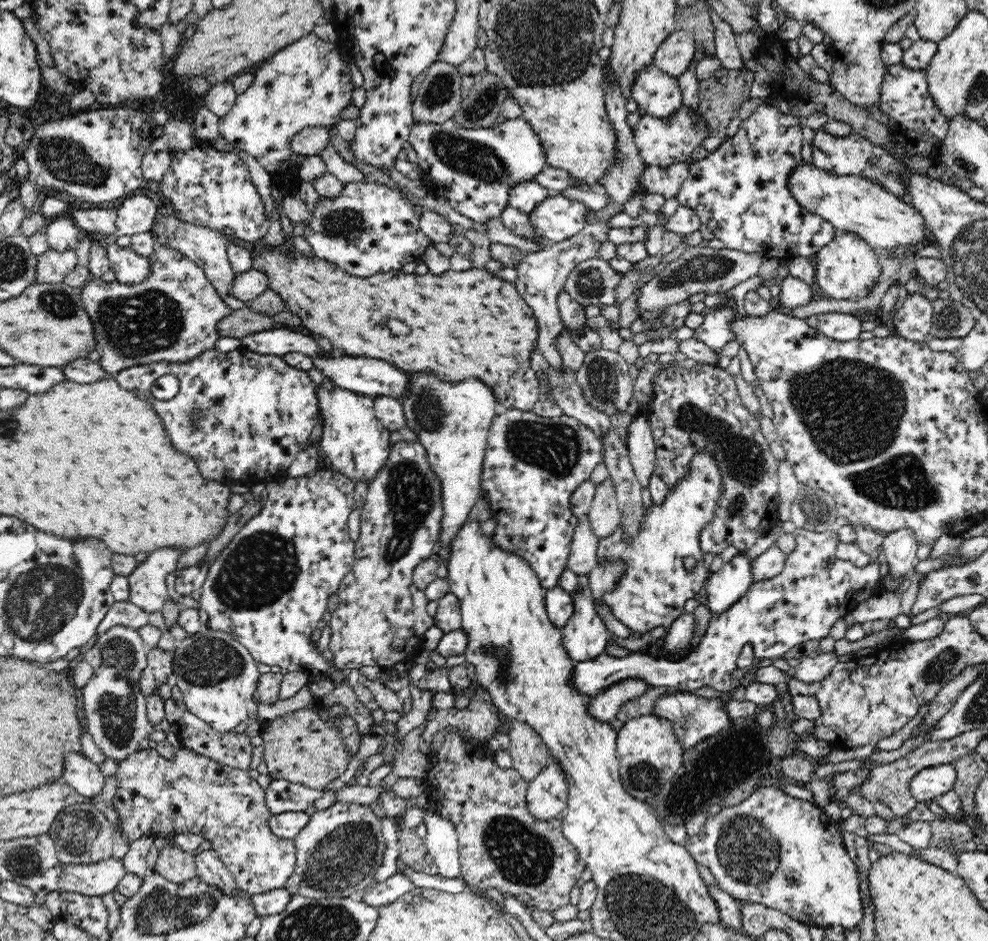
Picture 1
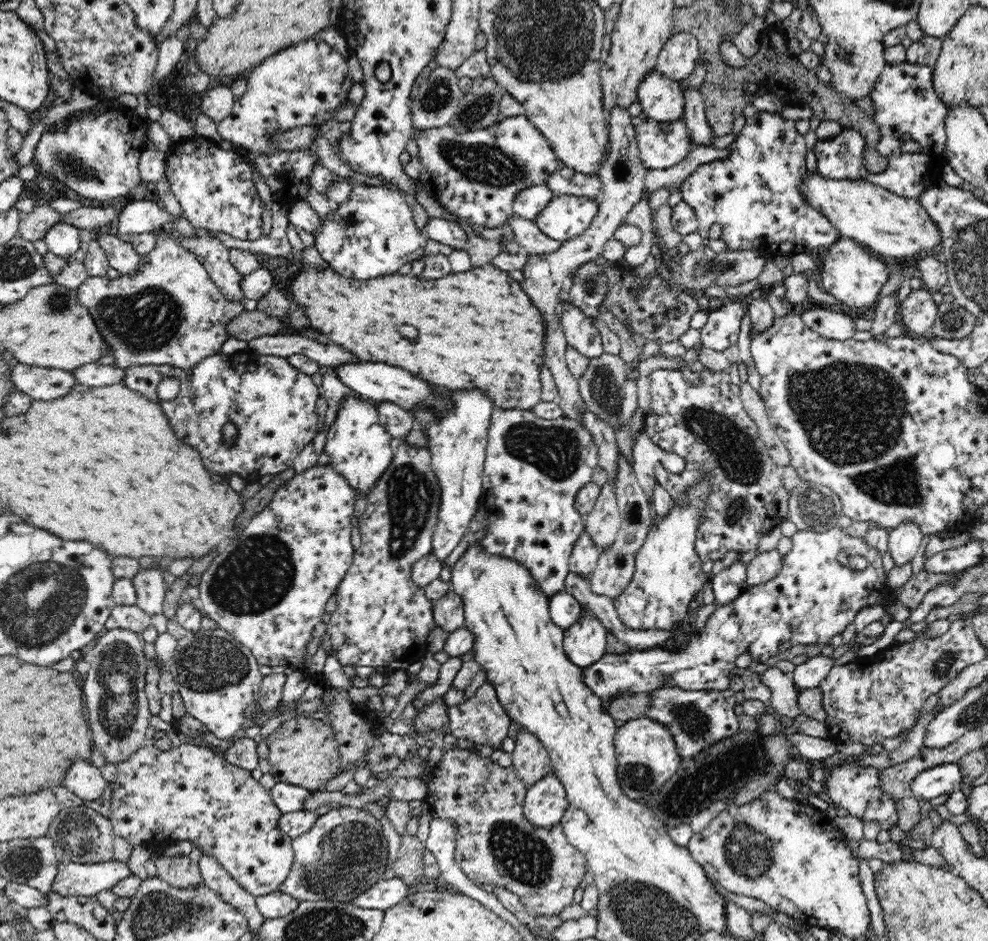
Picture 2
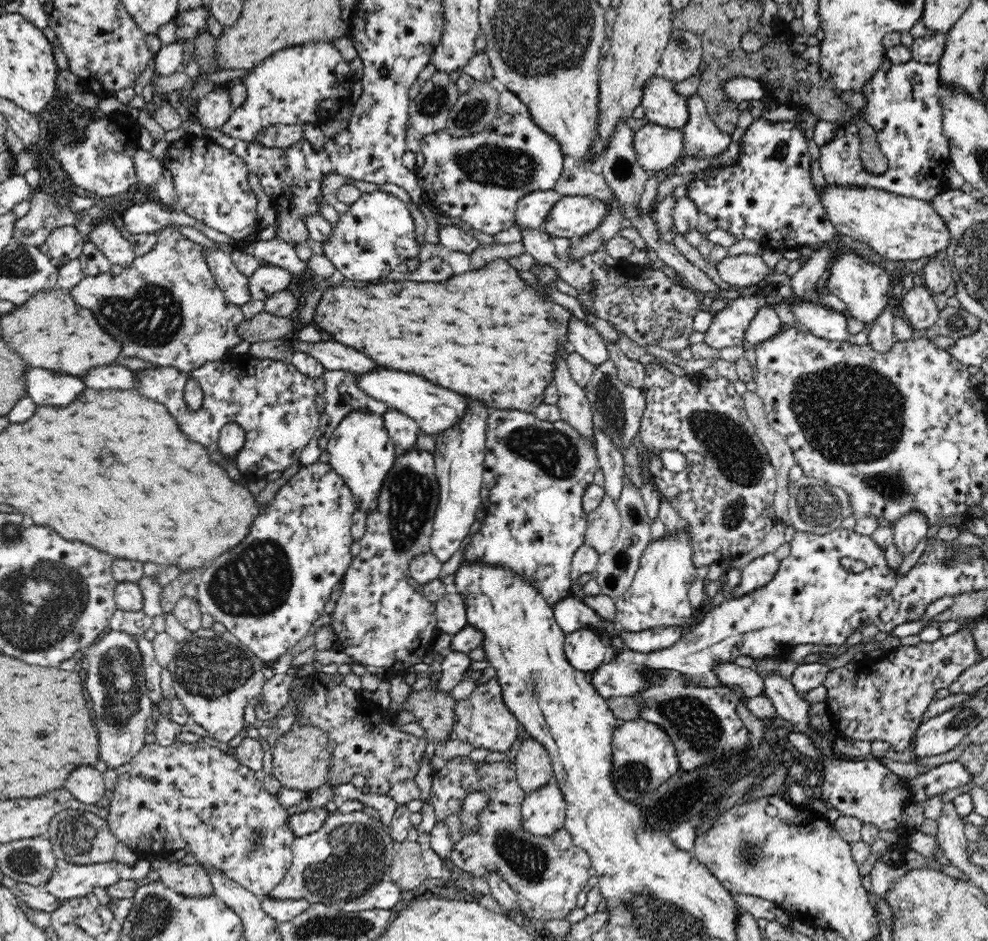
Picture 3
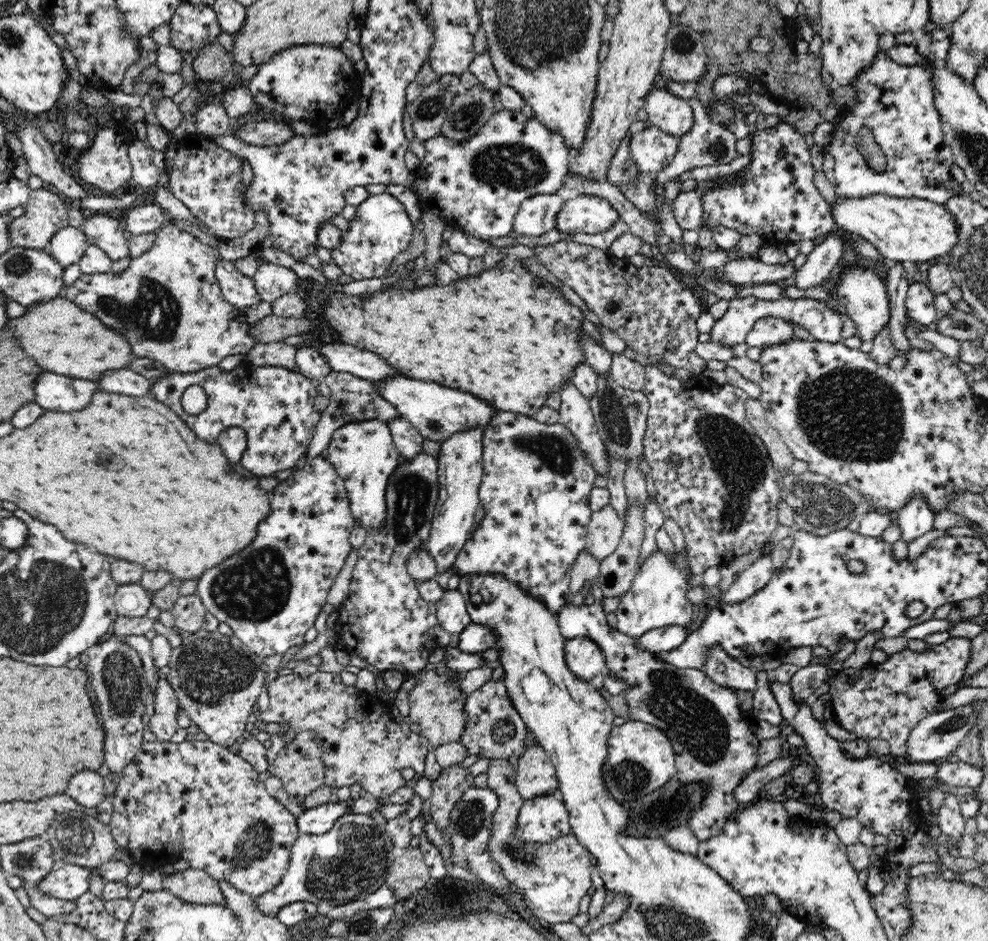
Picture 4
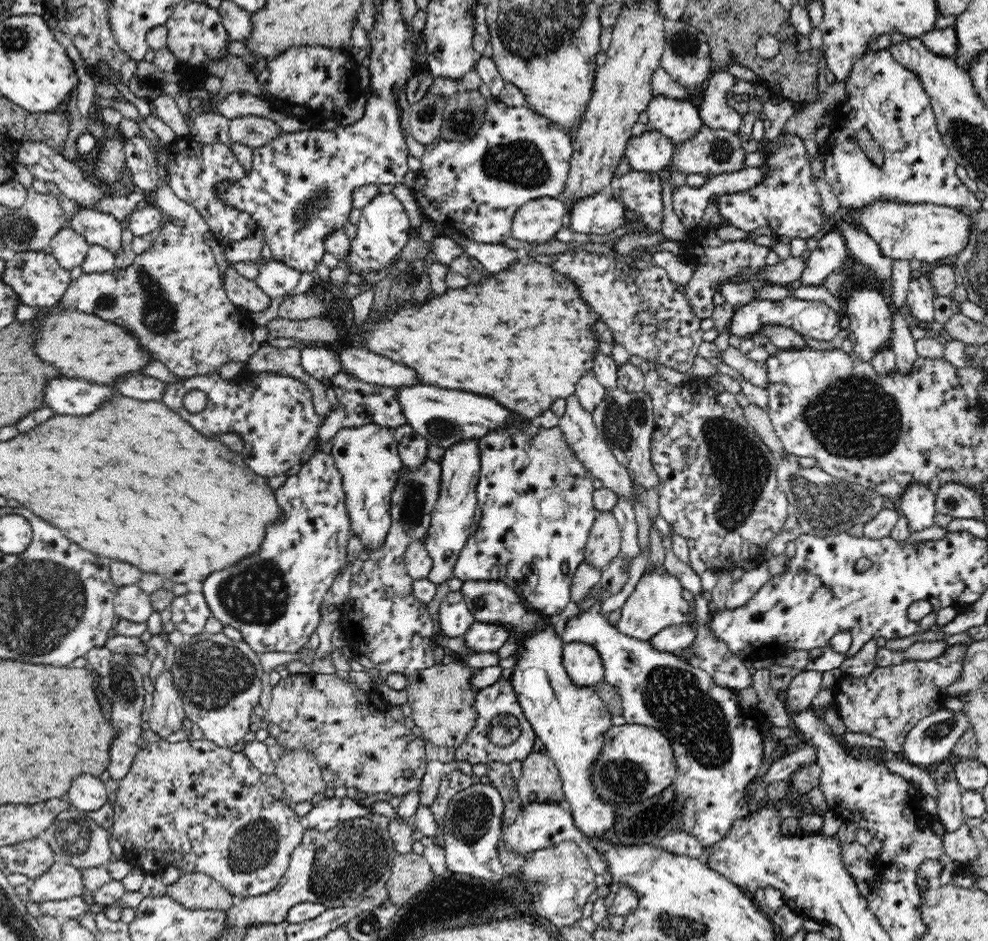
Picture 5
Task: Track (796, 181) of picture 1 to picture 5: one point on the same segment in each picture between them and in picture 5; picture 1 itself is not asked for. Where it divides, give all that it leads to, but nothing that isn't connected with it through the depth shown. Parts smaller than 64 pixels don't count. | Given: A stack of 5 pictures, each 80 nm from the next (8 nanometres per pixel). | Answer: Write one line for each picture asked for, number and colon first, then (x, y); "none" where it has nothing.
2: (894, 226)
3: (900, 228)
4: (902, 229)
5: (926, 232)

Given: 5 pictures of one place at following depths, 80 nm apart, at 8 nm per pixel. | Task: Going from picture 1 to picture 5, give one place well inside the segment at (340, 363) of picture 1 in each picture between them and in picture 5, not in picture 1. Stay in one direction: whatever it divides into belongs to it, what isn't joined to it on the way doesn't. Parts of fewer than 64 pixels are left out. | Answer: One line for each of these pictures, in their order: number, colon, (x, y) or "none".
2: (377, 381)
3: (434, 408)
4: (437, 411)
5: (442, 416)

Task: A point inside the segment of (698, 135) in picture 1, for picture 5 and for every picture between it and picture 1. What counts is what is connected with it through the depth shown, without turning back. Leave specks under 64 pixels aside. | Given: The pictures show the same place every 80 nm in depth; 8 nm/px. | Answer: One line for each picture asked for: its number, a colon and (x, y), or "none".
2: (661, 144)
3: (657, 149)
4: (652, 149)
5: (651, 151)

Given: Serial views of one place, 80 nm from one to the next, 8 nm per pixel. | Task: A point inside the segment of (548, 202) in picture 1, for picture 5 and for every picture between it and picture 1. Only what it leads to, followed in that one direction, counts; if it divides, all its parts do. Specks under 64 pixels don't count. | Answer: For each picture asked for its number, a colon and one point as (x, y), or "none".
2: (564, 217)
3: (572, 217)
4: (586, 214)
5: (601, 213)

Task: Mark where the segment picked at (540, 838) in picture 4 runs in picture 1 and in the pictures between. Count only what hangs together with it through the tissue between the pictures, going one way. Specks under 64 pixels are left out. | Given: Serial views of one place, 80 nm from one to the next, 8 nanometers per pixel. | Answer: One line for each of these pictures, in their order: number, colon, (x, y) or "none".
1: (547, 794)
2: (545, 801)
3: (543, 811)

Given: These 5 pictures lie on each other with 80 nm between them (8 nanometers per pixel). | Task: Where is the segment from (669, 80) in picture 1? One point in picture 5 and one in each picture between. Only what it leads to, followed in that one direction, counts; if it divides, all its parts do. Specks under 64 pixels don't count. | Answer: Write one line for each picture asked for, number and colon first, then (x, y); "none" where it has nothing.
2: (661, 98)
3: (663, 105)
4: (672, 114)
5: (678, 119)

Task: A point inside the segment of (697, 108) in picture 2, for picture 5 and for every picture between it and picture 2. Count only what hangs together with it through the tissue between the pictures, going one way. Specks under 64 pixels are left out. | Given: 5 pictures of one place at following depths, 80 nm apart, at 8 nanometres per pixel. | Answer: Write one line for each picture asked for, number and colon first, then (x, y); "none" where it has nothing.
3: (701, 136)
4: (707, 143)
5: (711, 151)

